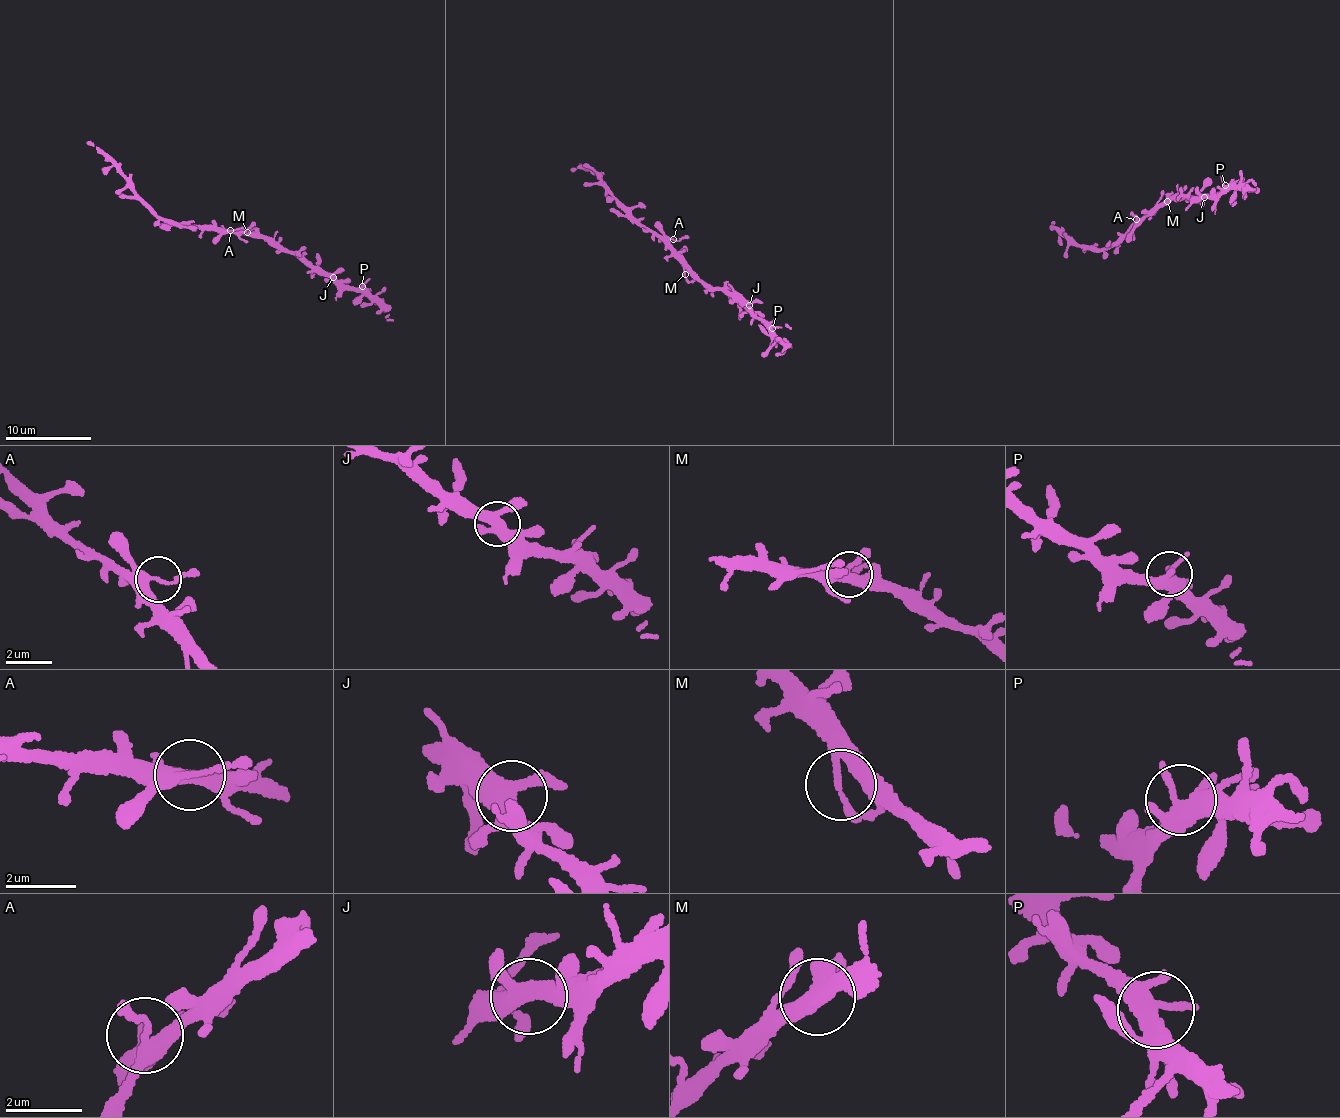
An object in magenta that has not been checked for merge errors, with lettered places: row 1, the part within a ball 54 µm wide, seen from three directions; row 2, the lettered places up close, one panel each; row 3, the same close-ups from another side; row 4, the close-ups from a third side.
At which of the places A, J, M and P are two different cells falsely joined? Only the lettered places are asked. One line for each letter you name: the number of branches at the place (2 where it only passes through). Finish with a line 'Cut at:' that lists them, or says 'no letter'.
Cut at: no letter

